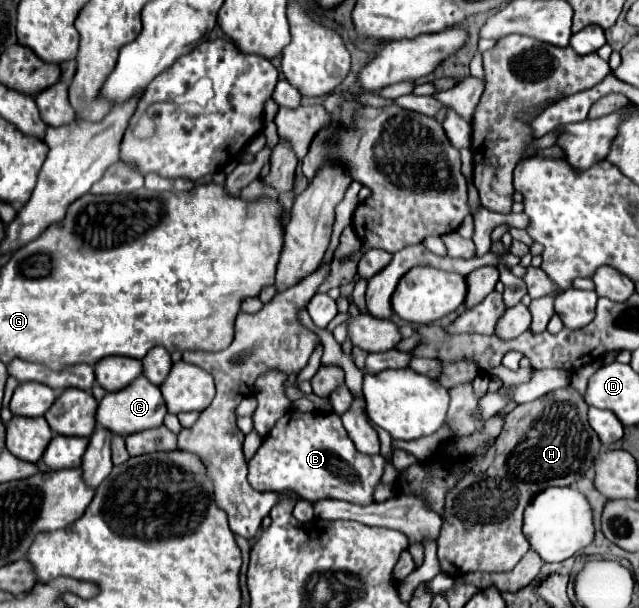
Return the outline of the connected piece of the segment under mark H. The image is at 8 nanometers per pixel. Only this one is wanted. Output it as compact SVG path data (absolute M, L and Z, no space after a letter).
M566 386L520 404L504 416L504 428L492 448L470 466L464 464L460 482L446 494L438 536L438 560L444 574L508 572L522 560L530 550L522 532L524 508L546 484L576 484L594 466L594 454L604 448L588 424L586 412L584 398Z

